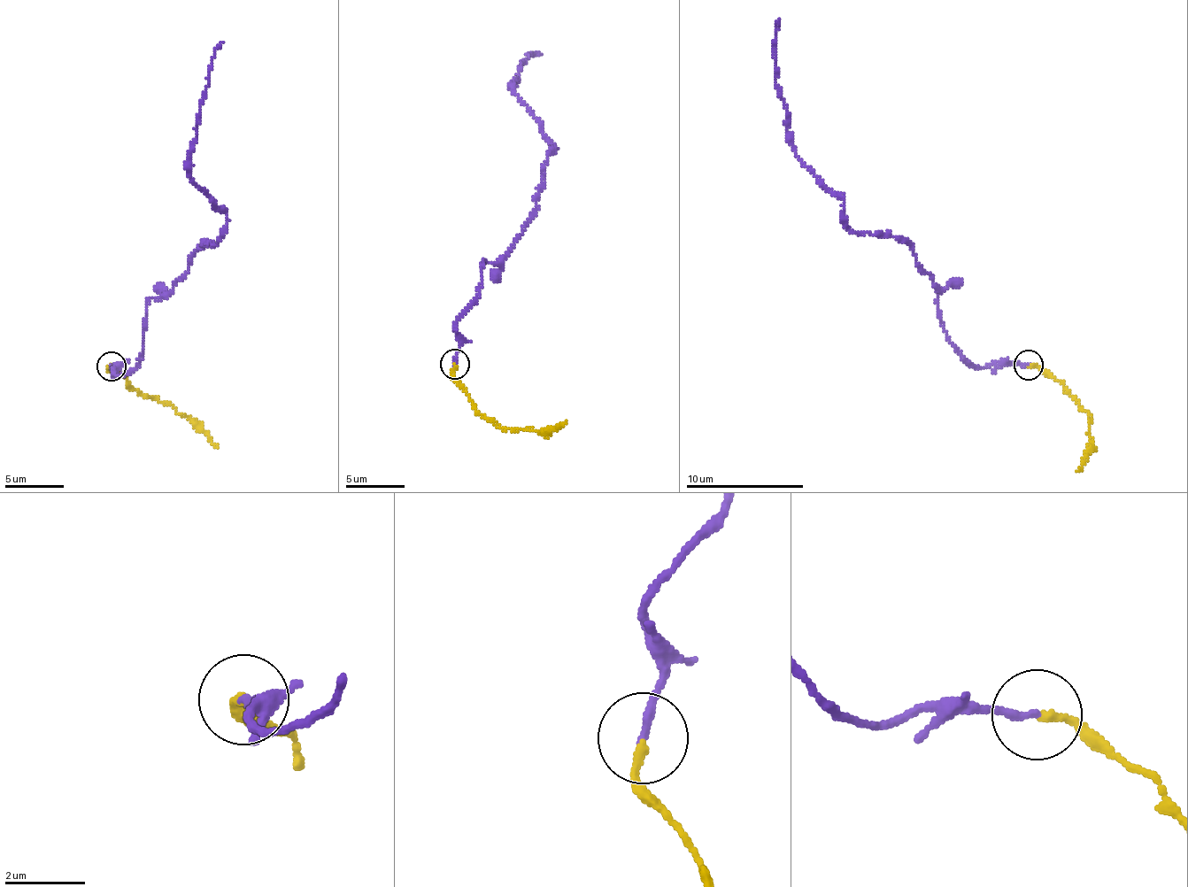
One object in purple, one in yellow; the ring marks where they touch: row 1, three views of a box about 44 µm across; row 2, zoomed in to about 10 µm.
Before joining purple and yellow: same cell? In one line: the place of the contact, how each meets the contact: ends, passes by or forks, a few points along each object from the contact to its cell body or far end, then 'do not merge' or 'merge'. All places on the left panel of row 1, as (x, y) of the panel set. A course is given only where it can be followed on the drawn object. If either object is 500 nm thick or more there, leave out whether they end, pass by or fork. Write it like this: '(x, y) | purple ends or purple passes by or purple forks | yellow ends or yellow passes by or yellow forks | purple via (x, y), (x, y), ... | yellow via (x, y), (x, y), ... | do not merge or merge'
(111, 366) | purple ends | yellow ends | purple via (111, 366), (124, 376), (136, 366), (146, 304), (224, 235), (227, 214), (190, 179), (200, 101), (223, 42) | yellow via (111, 365), (127, 382), (202, 430), (217, 447) | merge

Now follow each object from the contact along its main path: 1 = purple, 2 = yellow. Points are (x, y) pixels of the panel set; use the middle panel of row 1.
1: (453, 363), (482, 260), (520, 238), (555, 148), (515, 95), (520, 61), (542, 54)
2: (453, 366), (454, 378), (472, 404), (502, 428), (551, 433), (566, 420)

